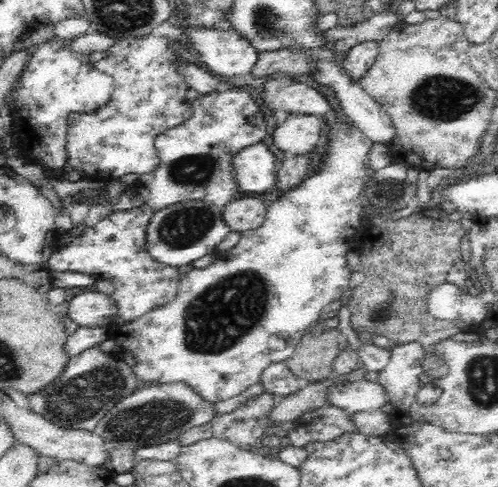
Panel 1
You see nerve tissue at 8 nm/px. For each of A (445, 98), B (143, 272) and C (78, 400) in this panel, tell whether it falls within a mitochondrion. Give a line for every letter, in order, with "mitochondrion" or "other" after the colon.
A: mitochondrion
B: other
C: mitochondrion

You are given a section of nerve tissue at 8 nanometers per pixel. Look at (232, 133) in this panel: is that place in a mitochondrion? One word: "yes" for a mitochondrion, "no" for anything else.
no

